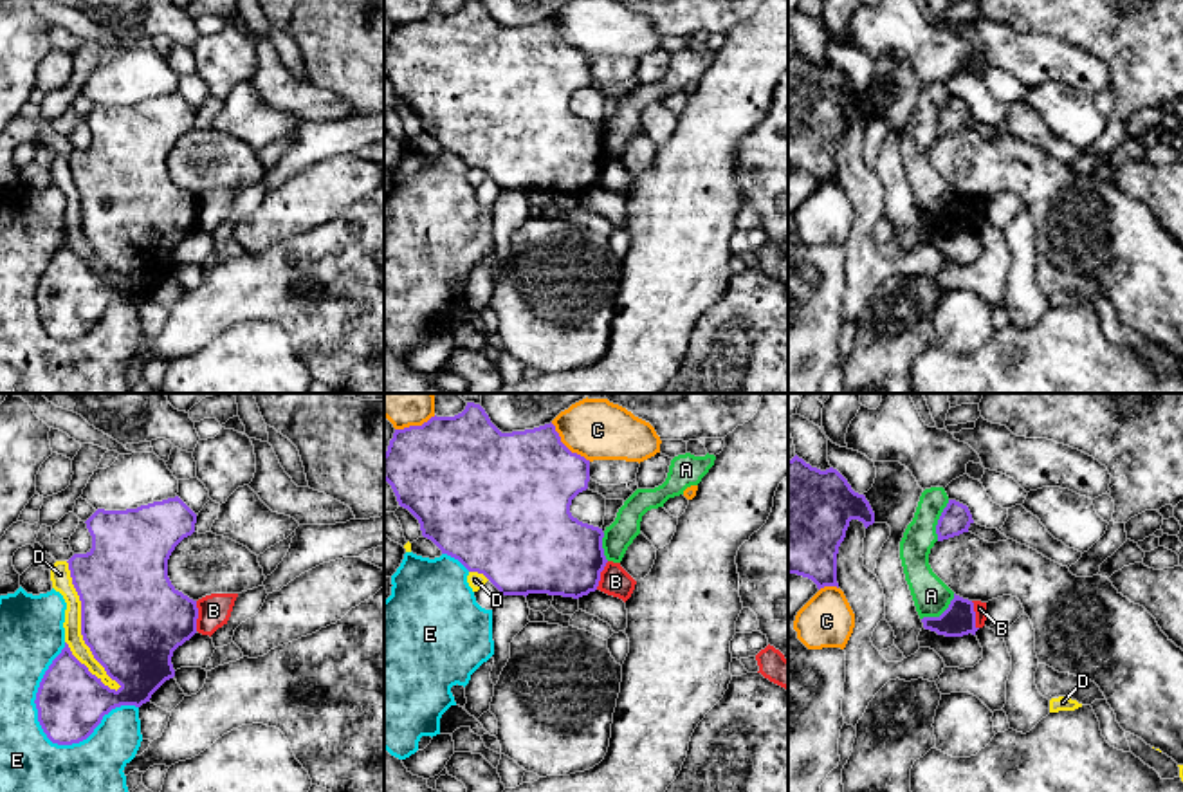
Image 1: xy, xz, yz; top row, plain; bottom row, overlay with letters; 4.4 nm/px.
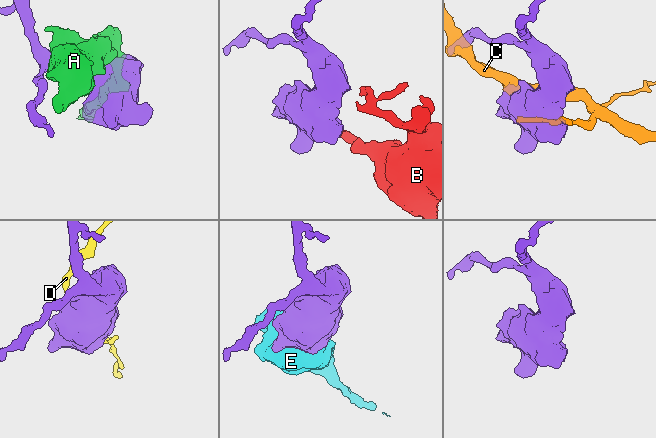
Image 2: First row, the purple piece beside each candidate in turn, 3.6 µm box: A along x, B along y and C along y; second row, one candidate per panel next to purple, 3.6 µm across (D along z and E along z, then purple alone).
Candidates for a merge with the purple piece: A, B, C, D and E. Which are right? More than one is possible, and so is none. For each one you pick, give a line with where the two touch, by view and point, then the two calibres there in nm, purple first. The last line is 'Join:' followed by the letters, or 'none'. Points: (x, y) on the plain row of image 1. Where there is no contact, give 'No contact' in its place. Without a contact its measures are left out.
Join: none

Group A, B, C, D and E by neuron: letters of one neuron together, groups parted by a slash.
A / B / C / D / E

